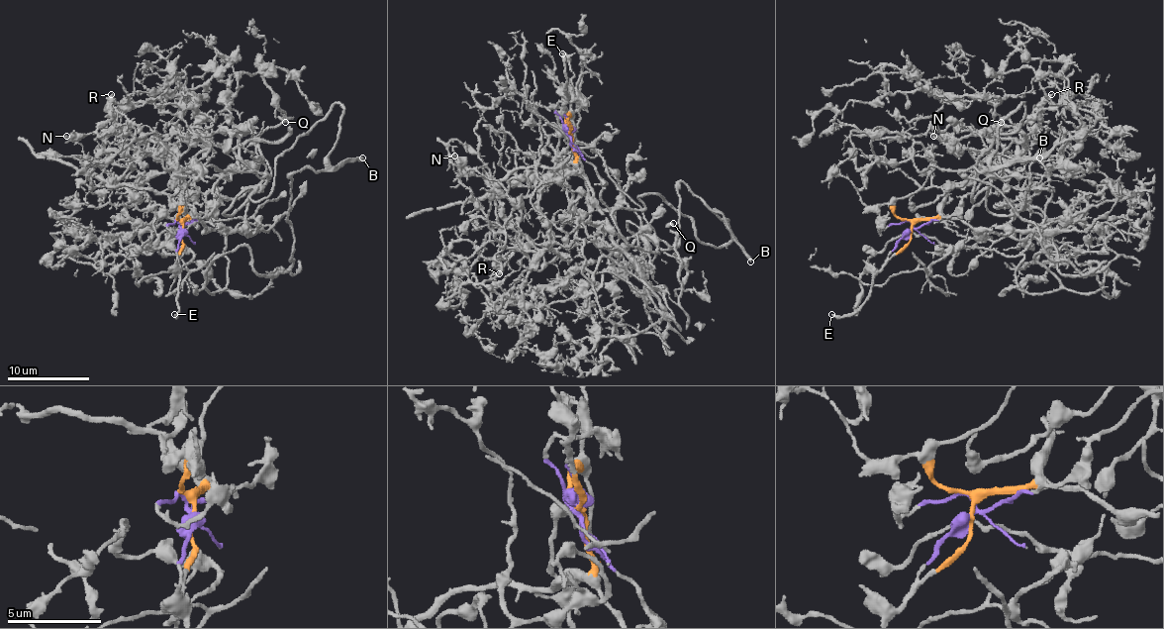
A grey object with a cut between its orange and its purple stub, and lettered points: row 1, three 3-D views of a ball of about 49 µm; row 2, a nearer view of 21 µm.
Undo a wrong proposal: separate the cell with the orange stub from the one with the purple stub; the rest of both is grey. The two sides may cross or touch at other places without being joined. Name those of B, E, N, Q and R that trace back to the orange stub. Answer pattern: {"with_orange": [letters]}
{"with_orange": ["E"]}

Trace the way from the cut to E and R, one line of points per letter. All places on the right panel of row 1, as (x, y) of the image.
E: (911, 227), (911, 239), (874, 278), (870, 296), (847, 315), (831, 315)
R: (911, 227), (1021, 169), (1029, 152), (999, 141), (1019, 156), (1017, 127), (1052, 94)

